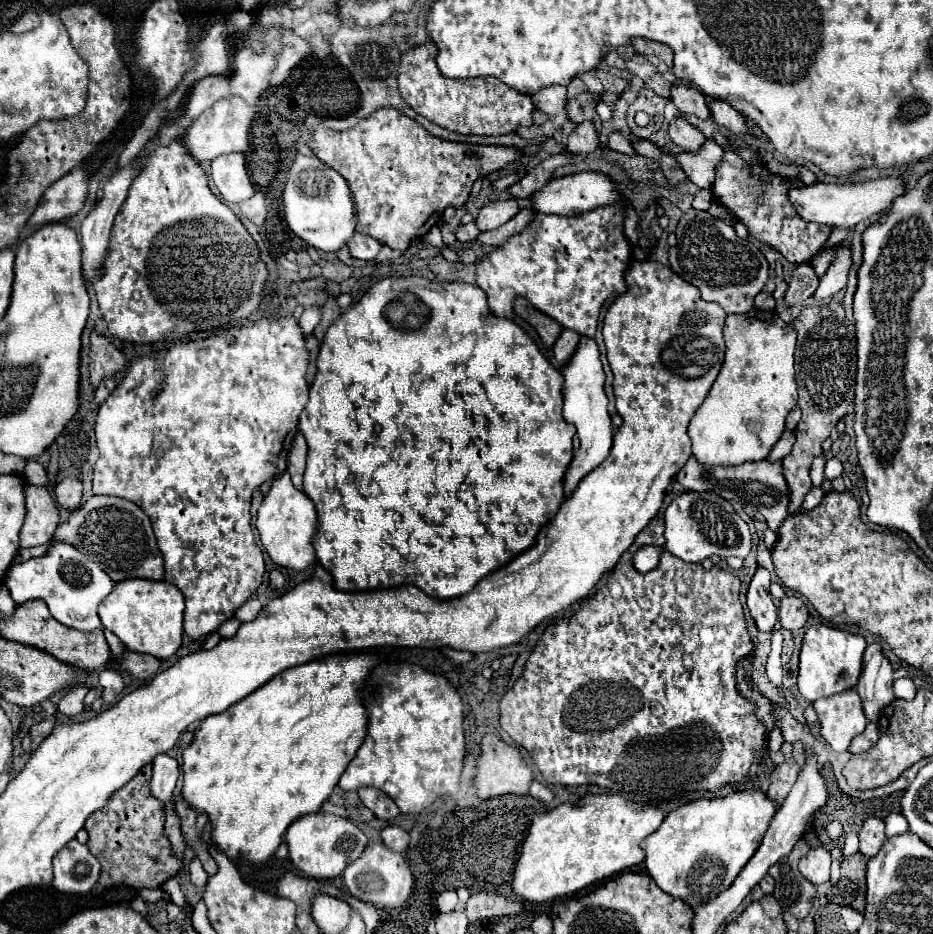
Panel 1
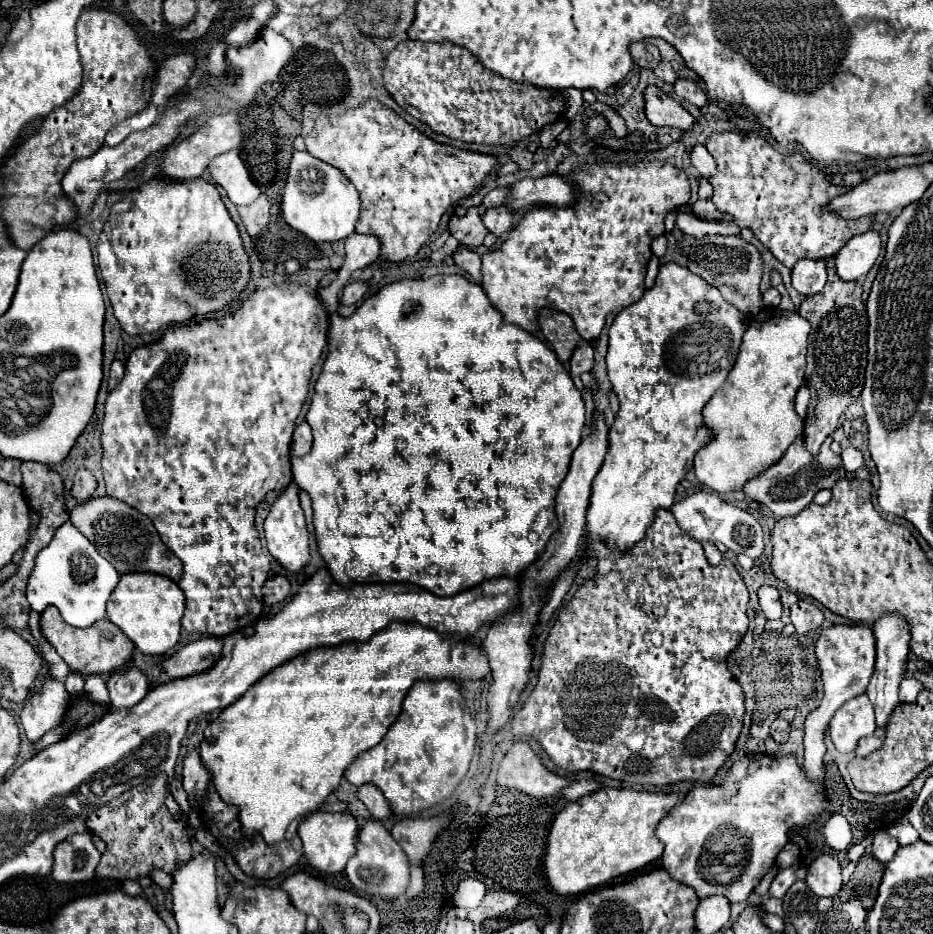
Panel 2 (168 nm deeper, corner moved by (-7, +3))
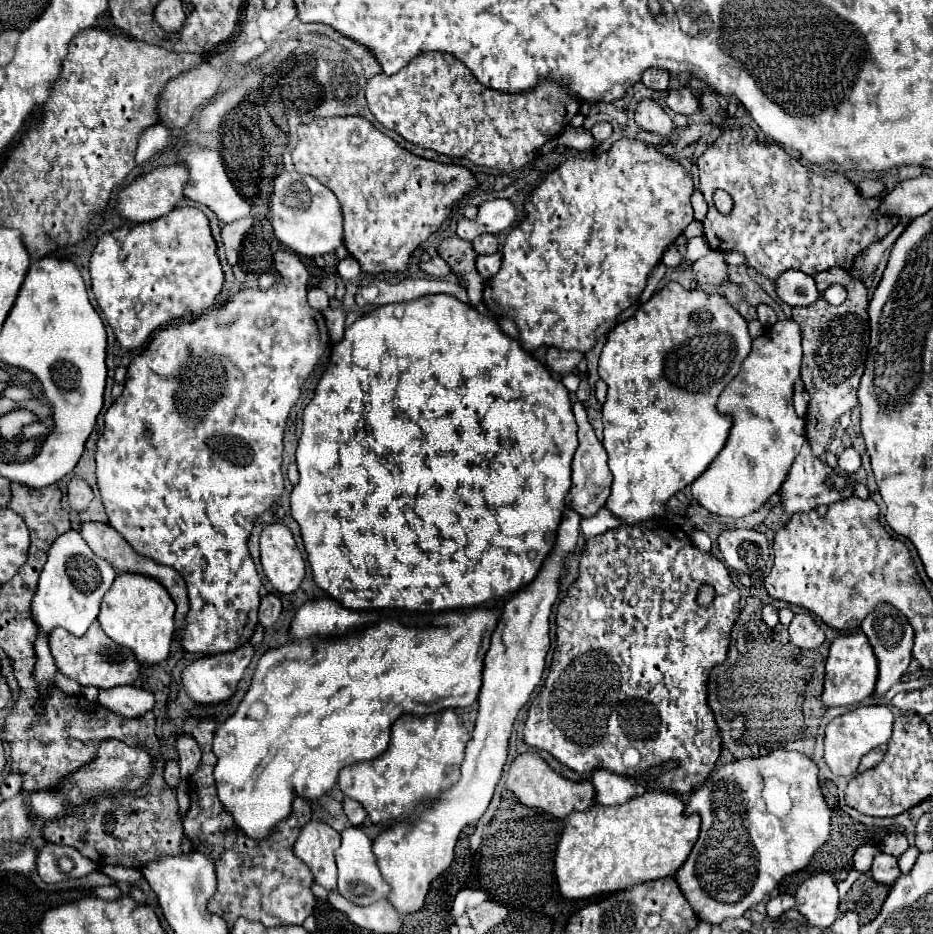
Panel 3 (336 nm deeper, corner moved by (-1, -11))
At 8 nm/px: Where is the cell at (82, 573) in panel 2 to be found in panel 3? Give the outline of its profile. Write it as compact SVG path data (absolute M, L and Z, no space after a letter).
M69 530L67 534L59 536L49 548L49 556L39 576L39 586L31 606L35 624L45 634L51 634L55 628L65 628L73 636L83 636L95 622L101 598L111 588L113 580L113 566L109 566L105 558L97 558L97 554L93 554L79 530Z

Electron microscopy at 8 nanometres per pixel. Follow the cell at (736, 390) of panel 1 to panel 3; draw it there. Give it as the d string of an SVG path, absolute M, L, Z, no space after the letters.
M795 320L777 322L775 326L767 328L763 336L753 340L753 348L745 358L739 374L729 382L729 386L719 396L717 408L725 414L733 416L733 428L723 446L721 454L709 464L709 470L701 474L691 486L693 498L717 516L731 516L743 518L755 510L759 510L785 482L789 474L789 466L793 464L795 456L799 454L805 442L805 422L795 414L793 408L793 384L799 378L799 366L803 357L801 343L801 328Z

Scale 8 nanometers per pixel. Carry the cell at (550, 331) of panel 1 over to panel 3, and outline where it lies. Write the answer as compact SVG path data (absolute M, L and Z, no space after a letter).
M557 348L547 350L547 366L557 374L573 374L581 358L583 358L581 352L565 352Z

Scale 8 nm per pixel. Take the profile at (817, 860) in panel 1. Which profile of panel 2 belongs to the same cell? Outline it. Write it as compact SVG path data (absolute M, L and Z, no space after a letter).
M819 856L807 870L805 878L817 896L837 896L841 890L841 866L833 856Z

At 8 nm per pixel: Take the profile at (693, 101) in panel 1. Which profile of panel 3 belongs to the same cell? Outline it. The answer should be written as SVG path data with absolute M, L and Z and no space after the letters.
M675 88L675 90L669 90L667 98L665 98L667 106L677 112L677 114L693 114L697 108L699 108L699 102L697 98L691 94L689 88Z

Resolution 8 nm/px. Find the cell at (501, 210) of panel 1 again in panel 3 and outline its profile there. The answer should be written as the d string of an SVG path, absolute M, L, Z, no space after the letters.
M481 234L473 240L473 250L477 254L495 254L497 252L497 238L493 234Z

